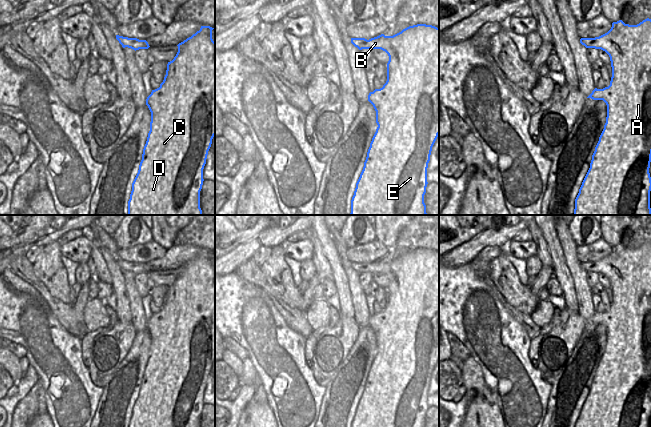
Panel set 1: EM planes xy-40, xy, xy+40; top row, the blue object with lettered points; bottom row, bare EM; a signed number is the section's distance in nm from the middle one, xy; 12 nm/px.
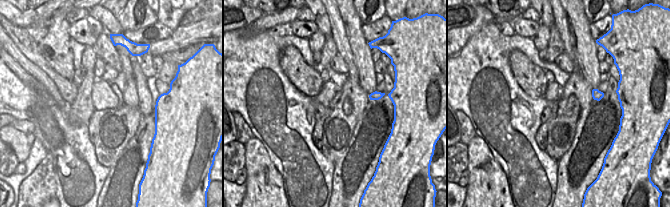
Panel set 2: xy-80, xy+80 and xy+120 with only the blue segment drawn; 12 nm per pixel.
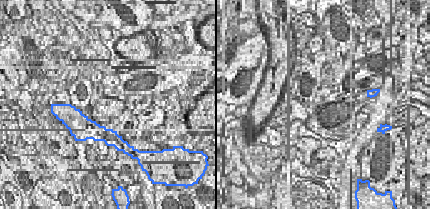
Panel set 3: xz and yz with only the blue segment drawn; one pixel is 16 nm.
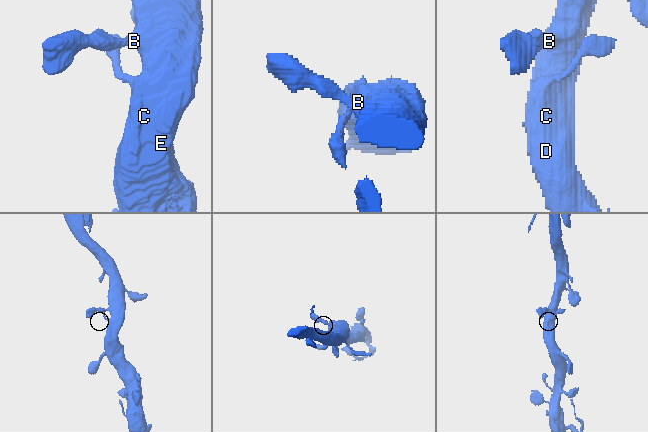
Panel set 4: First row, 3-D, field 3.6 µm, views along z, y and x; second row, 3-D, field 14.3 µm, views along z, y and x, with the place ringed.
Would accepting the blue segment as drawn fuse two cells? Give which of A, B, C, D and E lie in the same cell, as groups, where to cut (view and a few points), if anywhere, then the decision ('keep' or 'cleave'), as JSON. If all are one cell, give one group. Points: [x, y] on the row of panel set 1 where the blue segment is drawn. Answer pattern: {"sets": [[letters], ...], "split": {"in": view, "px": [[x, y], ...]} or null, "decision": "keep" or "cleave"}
{"sets": [["A", "B", "C", "D", "E"]], "split": null, "decision": "keep"}

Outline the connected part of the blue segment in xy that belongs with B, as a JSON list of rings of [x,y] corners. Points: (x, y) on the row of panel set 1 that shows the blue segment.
[[[417,24],[393,36],[381,34],[369,40],[351,38],[359,50],[381,49],[389,56],[387,81],[368,95],[376,111],[376,132],[351,200],[350,215],[427,215],[424,195],[432,147],[439,135],[439,28]]]

